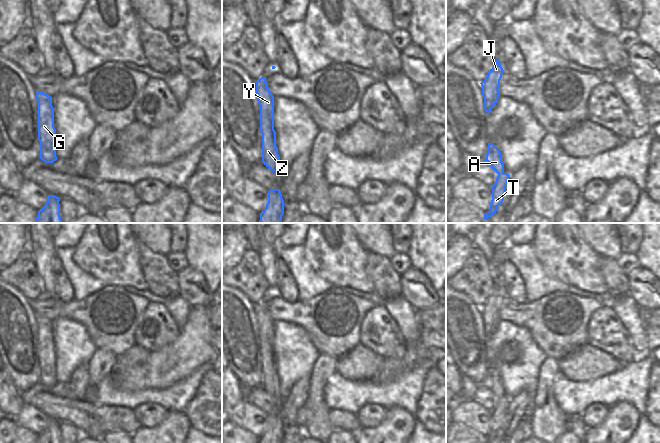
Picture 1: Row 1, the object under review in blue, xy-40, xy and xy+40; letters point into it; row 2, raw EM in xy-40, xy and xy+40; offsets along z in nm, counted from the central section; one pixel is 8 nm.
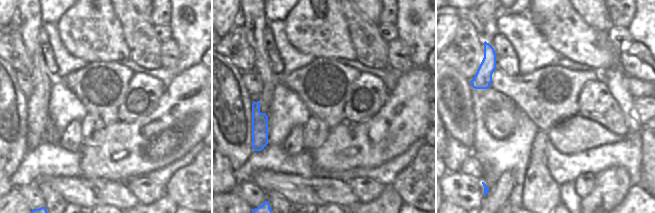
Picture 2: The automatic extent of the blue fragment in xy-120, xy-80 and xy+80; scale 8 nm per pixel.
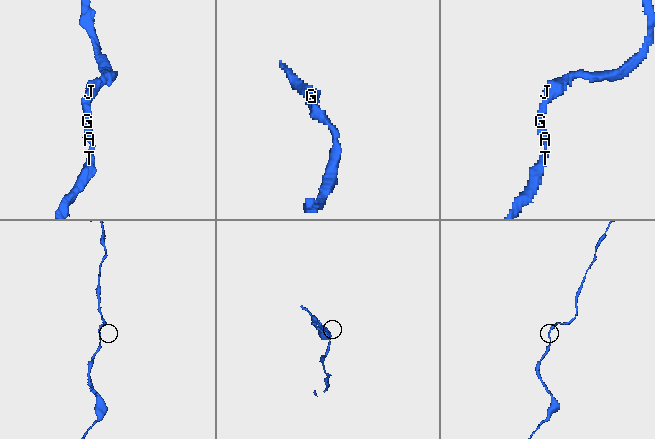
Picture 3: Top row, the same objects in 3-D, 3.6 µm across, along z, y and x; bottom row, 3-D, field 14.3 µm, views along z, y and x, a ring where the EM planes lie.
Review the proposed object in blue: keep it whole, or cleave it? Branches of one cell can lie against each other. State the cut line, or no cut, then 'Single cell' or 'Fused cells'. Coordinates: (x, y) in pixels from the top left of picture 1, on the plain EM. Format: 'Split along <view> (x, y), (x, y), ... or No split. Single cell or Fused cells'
No split. Single cell.

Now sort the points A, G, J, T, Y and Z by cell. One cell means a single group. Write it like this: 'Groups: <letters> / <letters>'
Groups: A G J T Y Z

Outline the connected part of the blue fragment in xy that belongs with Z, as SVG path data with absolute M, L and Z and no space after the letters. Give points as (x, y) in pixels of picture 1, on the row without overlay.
M266 301L256 305L256 318L260 330L260 356L262 358L262 386L276 398L280 397L280 380L274 354L274 320L268 312Z

